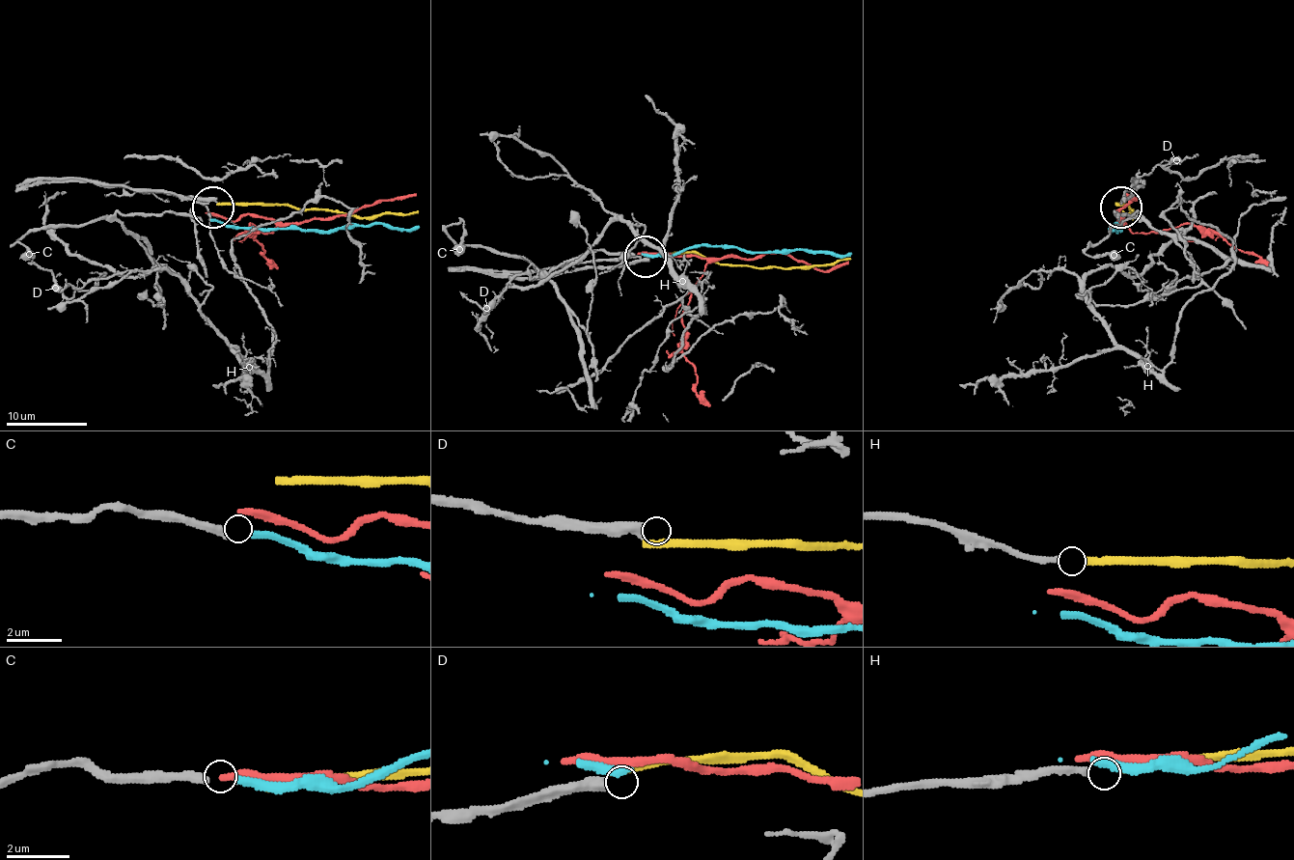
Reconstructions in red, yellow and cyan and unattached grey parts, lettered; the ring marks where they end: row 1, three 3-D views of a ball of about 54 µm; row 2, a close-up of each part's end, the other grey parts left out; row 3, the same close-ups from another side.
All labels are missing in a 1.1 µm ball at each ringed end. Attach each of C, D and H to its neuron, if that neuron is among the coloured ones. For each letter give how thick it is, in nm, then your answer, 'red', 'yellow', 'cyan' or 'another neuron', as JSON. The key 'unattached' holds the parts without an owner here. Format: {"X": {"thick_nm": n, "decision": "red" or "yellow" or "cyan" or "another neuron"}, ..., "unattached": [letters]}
{"C": {"thick_nm": 280, "decision": "cyan"}, "D": {"thick_nm": 400, "decision": "another neuron"}, "H": {"thick_nm": 240, "decision": "yellow"}, "unattached": ["D"]}

